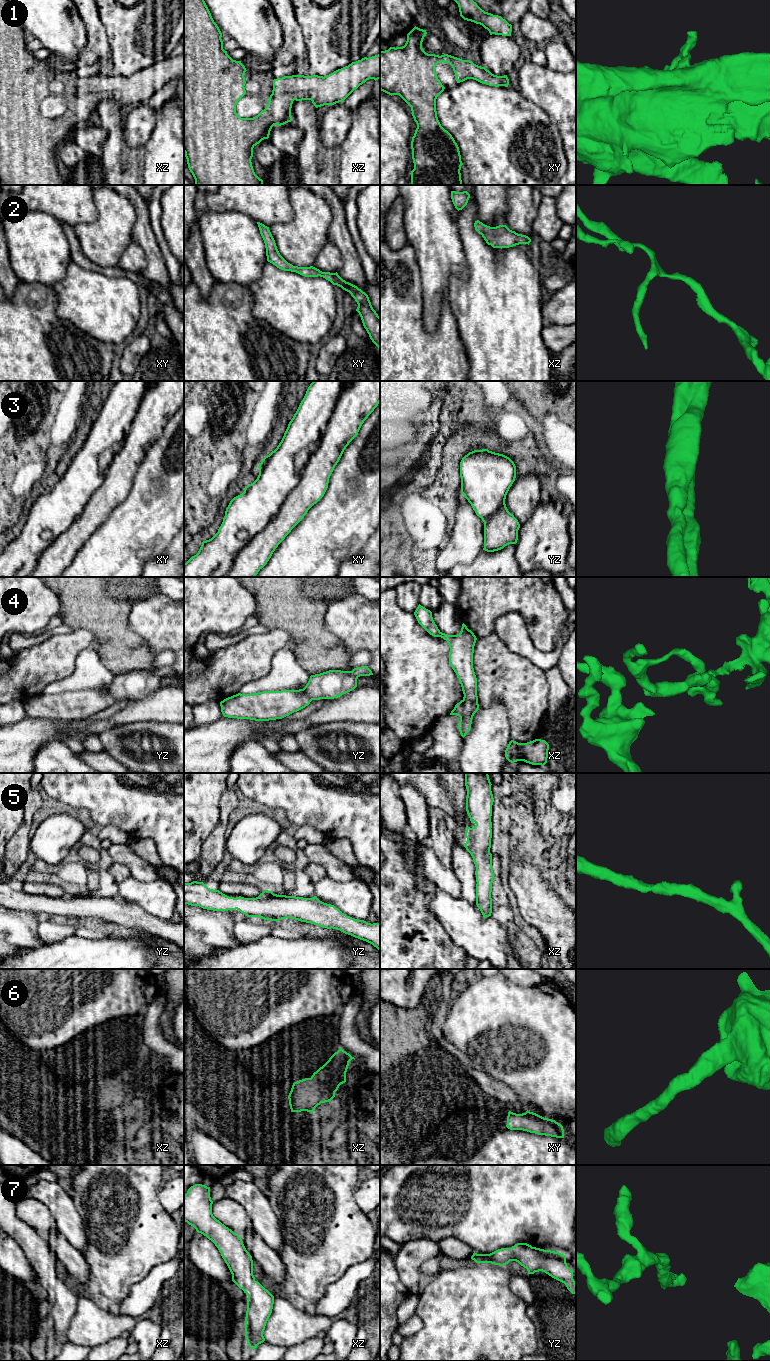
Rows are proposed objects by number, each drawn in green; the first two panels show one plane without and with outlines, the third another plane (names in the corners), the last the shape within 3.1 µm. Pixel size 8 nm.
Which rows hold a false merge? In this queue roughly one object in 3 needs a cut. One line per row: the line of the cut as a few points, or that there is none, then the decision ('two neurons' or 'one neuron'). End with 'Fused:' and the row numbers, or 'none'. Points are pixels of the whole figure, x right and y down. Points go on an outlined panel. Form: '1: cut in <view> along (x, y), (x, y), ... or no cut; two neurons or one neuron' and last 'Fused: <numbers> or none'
1: no cut; one neuron
2: no cut; one neuron
3: cut in xy along (348, 381), (318, 447), (305, 460), (300, 481), (224, 576); two neurons
4: cut in xz along (463, 699), (477, 703); two neurons
5: no cut; one neuron
6: no cut; one neuron
7: no cut; one neuron
Fused: 3, 4

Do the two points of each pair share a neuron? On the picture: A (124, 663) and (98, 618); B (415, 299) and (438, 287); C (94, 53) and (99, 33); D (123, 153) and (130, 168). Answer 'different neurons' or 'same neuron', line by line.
A: same neuron
B: different neurons
C: same neuron
D: same neuron

